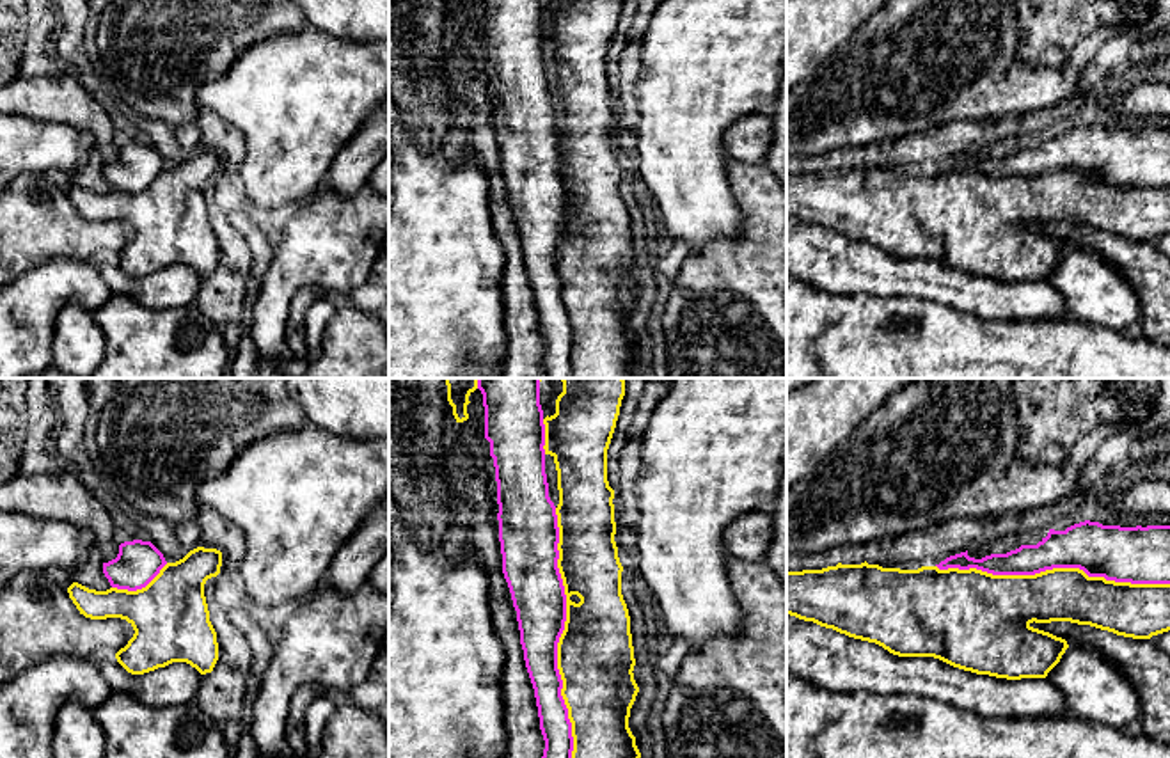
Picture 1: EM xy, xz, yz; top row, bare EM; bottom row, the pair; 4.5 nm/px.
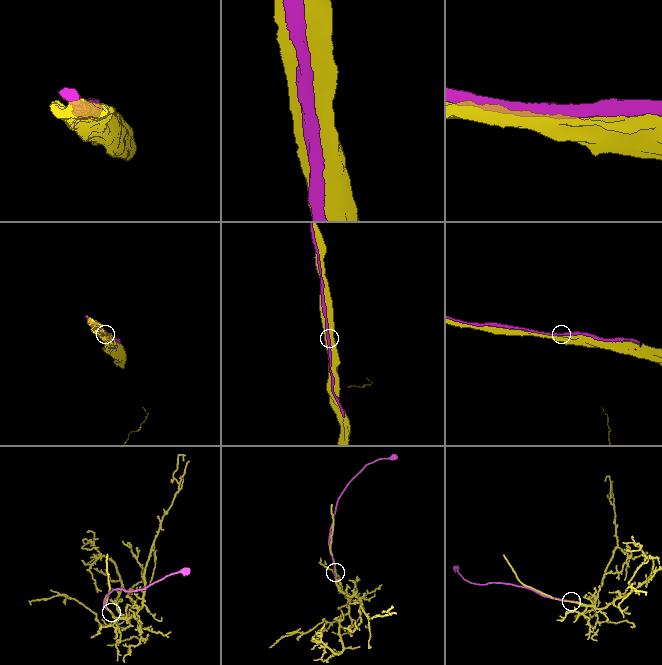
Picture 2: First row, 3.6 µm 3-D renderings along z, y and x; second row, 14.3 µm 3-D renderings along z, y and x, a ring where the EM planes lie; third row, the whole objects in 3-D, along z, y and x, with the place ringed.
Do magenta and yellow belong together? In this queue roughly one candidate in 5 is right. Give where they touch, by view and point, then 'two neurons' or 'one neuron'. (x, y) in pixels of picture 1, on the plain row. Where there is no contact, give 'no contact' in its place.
contact xz (558, 244); one neuron

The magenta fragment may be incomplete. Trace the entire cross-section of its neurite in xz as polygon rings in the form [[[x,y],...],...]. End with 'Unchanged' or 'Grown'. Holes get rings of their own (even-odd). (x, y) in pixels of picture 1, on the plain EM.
[[[483,0],[485,9],[485,41],[490,44],[490,59],[494,60],[495,83],[497,83],[497,107],[499,107],[499,144],[502,156],[502,176],[508,185],[517,224],[520,233],[520,247],[524,252],[526,270],[534,291],[540,332],[545,343],[542,359],[542,378],[634,378],[641,355],[636,348],[636,339],[628,330],[630,311],[636,304],[639,289],[634,282],[634,249],[630,236],[630,218],[621,197],[621,174],[623,169],[618,160],[614,144],[614,92],[607,83],[607,51],[616,30],[623,0],[557,0],[556,16],[543,18],[540,0]],[[550,57],[557,73],[559,107],[556,108],[549,99],[549,85],[545,76],[545,59]]]. Grown

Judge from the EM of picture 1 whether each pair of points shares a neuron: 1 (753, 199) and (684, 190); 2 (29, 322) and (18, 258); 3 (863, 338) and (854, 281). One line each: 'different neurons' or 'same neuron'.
1: different neurons
2: different neurons
3: different neurons

